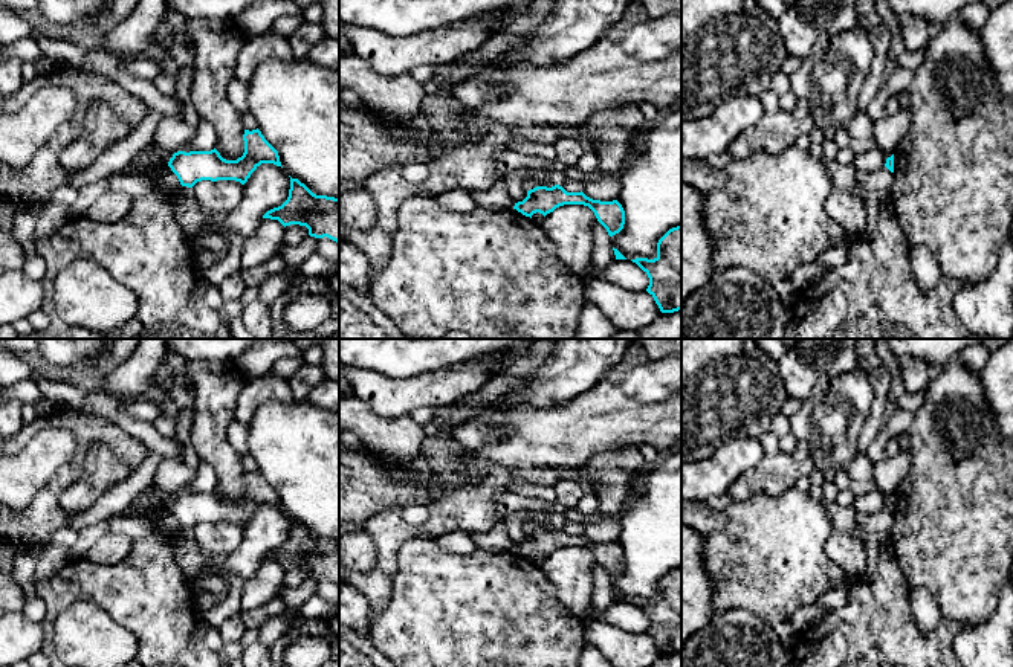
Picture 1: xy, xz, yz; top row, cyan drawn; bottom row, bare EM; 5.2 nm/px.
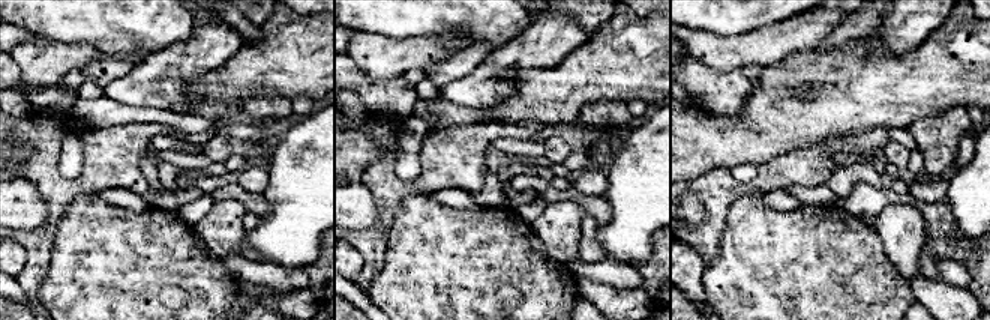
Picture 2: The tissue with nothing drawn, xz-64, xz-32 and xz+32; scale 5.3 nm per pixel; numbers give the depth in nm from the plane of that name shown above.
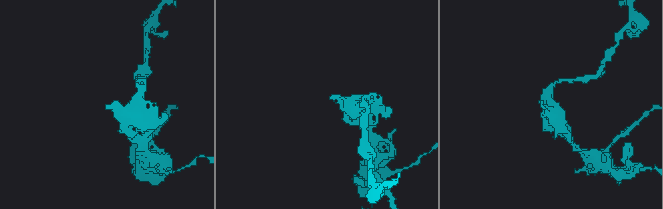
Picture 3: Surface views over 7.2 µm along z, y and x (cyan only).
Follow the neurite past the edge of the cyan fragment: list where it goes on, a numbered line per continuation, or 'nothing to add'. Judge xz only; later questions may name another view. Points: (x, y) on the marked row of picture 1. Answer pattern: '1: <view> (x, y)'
nothing to add

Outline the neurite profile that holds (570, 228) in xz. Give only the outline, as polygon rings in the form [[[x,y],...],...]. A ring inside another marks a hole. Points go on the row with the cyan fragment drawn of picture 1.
[[[564,205],[547,214],[539,223],[561,263],[582,279],[587,279],[591,267],[596,221],[597,218],[588,206]]]

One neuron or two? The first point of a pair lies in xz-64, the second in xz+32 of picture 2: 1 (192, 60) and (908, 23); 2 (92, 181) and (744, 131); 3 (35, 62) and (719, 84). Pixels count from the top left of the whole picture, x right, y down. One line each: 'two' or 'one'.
1: one
2: two
3: two

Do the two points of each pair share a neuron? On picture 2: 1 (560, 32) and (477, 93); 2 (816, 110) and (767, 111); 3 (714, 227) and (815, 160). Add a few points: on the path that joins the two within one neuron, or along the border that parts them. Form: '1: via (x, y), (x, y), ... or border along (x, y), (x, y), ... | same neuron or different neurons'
1: via (537, 48), (512, 56), (492, 71) | same neuron
2: via (804, 111), (779, 111) | same neuron
3: via (728, 199), (737, 190), (755, 188), (786, 170) | same neuron

